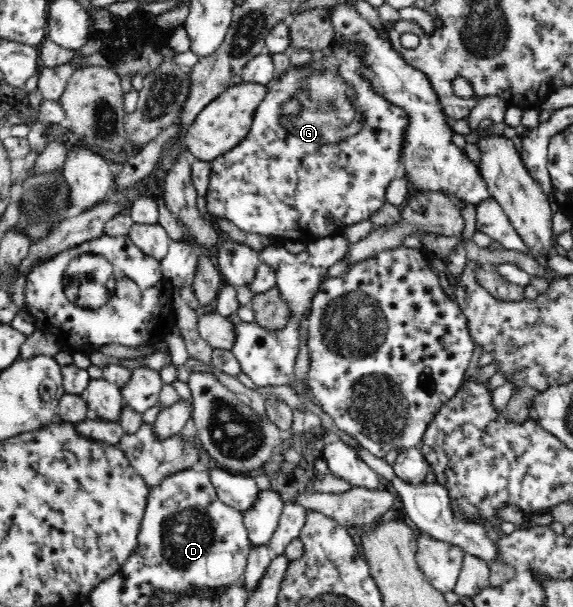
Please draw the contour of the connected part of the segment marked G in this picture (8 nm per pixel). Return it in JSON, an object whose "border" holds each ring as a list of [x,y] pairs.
{"border":[[[348,43],[344,45],[338,45],[335,49],[334,47],[328,47],[326,50],[322,50],[320,53],[316,53],[313,56],[313,60],[311,64],[308,66],[306,70],[300,67],[290,67],[284,74],[281,74],[279,77],[276,77],[271,80],[271,82],[267,85],[267,93],[266,96],[263,98],[263,101],[256,107],[253,123],[248,131],[246,138],[238,146],[232,147],[226,154],[222,154],[219,158],[216,158],[211,163],[211,173],[210,173],[210,180],[209,180],[209,187],[207,193],[205,194],[206,197],[206,208],[207,213],[206,217],[212,221],[216,218],[223,218],[224,220],[229,220],[237,226],[240,230],[244,232],[253,232],[254,234],[259,234],[262,236],[269,236],[277,238],[277,242],[284,243],[288,241],[292,242],[301,242],[305,246],[312,240],[318,240],[319,238],[330,237],[334,234],[342,232],[346,226],[350,226],[350,224],[356,224],[356,222],[362,222],[362,220],[368,220],[374,212],[378,212],[384,204],[386,204],[386,189],[390,186],[390,182],[392,179],[402,175],[402,154],[403,154],[403,144],[404,144],[404,130],[408,126],[408,113],[404,111],[404,109],[400,108],[400,106],[393,105],[392,102],[388,101],[388,99],[384,98],[384,96],[376,93],[374,90],[374,85],[366,79],[366,77],[362,77],[362,73],[360,73],[360,68],[362,68],[362,45],[356,45],[356,43]]]}

